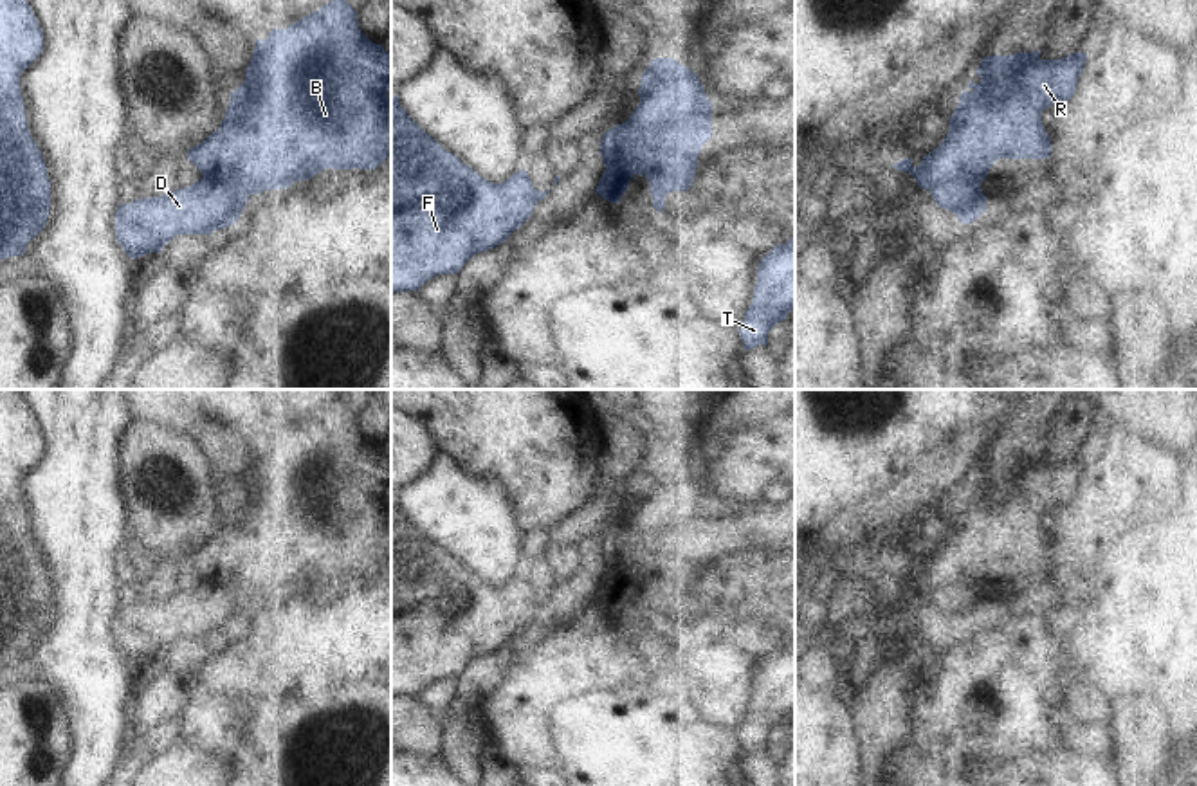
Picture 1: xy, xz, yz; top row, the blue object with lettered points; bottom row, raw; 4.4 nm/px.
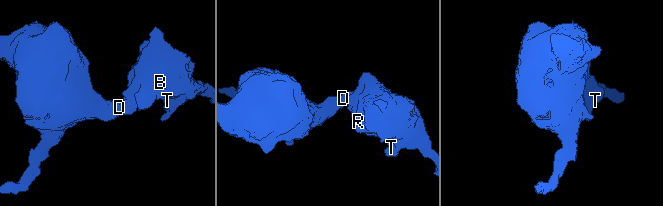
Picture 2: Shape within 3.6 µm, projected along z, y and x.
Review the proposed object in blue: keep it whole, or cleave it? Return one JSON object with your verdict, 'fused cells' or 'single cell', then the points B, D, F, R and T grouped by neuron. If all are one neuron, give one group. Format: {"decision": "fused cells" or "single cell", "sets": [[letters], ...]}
{"decision": "fused cells", "sets": [["B", "R", "T"], ["D", "F"]]}

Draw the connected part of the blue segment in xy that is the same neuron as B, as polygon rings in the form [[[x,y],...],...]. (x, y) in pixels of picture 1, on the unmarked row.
[[[343,402],[256,443],[245,485],[216,535],[187,555],[202,580],[242,586],[249,599],[285,593],[323,573],[375,573],[391,559],[391,458],[361,433]]]

